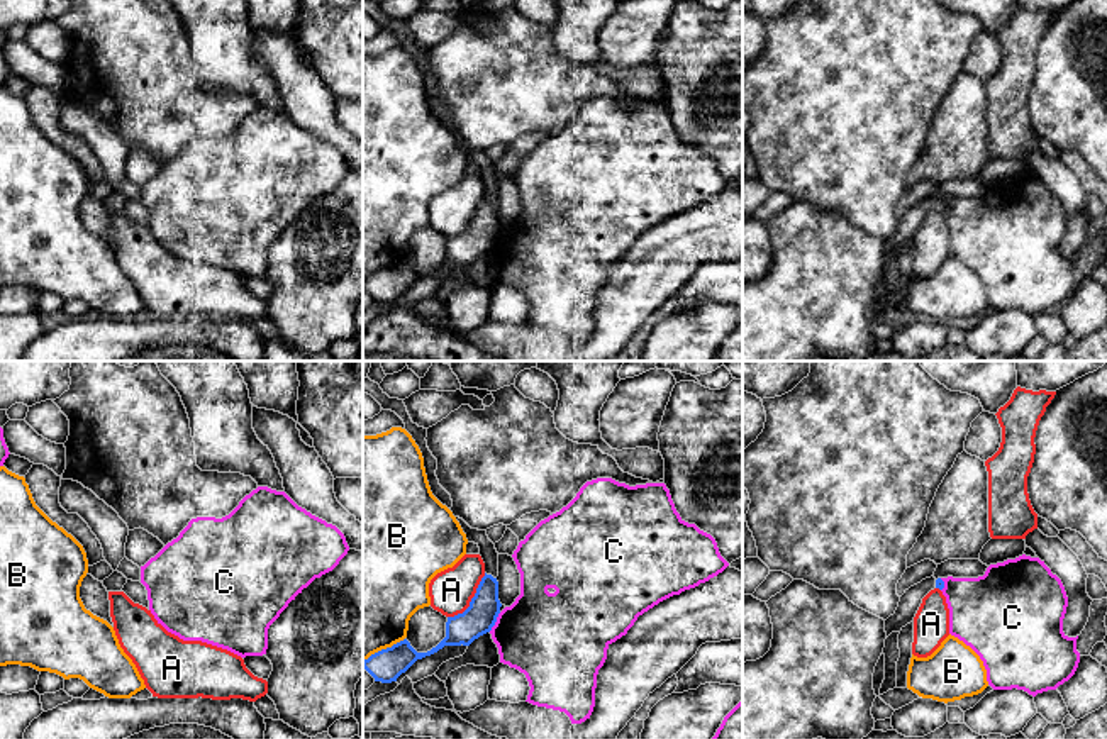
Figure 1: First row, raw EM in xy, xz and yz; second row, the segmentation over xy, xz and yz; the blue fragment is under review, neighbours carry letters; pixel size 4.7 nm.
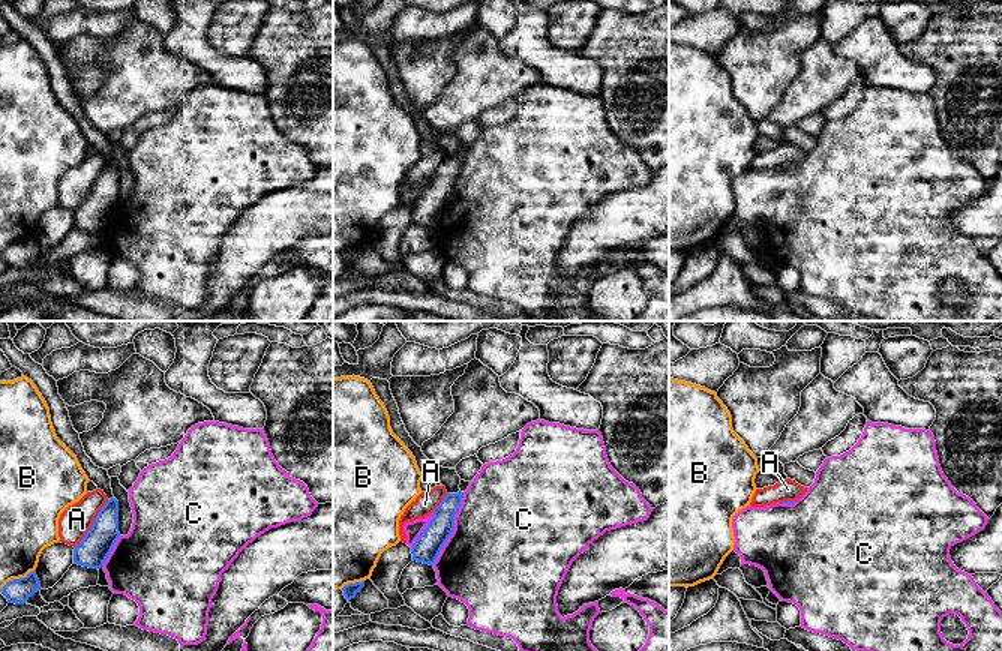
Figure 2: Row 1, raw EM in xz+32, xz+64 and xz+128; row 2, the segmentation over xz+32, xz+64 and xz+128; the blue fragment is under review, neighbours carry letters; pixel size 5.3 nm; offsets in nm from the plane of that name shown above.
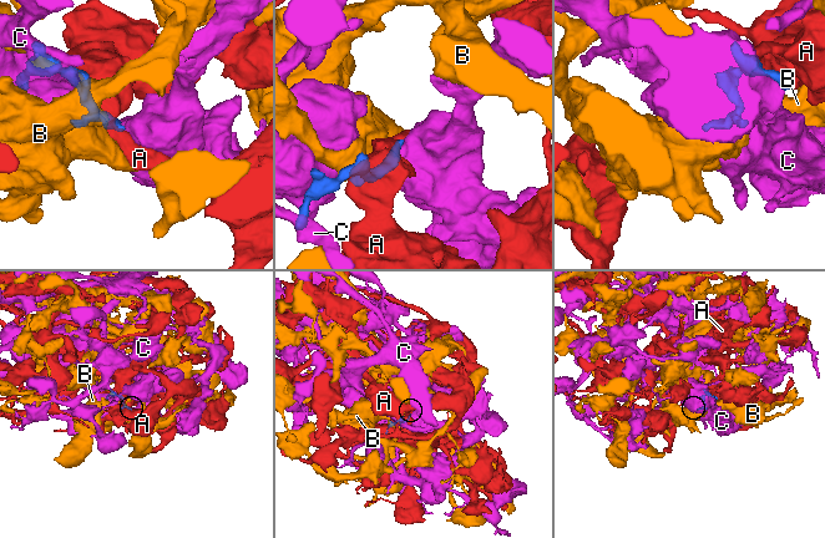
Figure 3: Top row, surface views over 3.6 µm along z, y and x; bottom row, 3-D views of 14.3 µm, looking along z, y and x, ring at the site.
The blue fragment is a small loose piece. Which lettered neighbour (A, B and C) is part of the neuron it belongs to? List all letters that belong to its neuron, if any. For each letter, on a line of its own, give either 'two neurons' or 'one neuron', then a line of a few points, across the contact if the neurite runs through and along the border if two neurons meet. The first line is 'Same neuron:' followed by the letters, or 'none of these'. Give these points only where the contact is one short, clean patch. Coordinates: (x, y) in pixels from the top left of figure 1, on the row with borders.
Same neuron: none of these
A: two neurons
B: two neurons
C: two neurons

